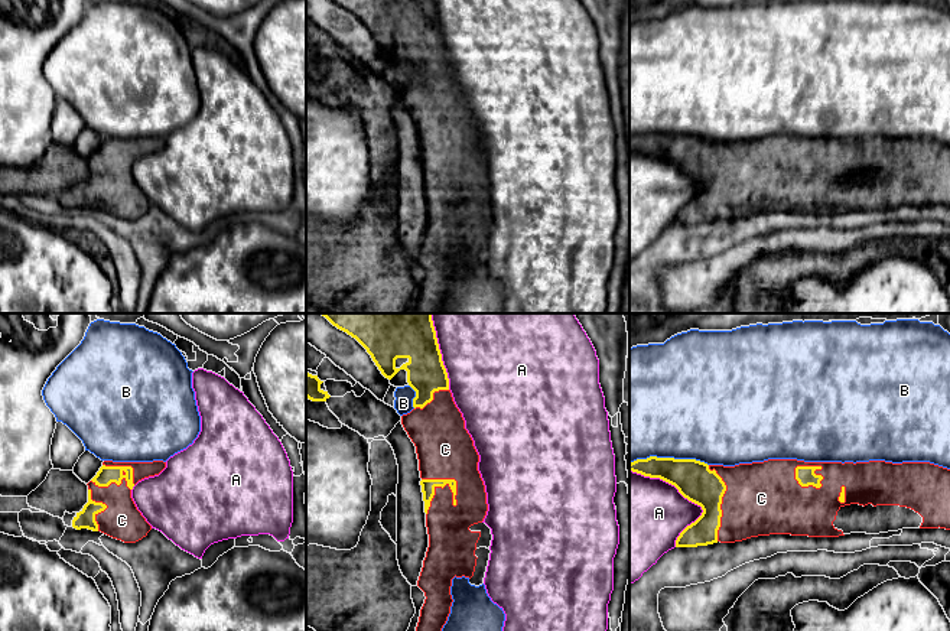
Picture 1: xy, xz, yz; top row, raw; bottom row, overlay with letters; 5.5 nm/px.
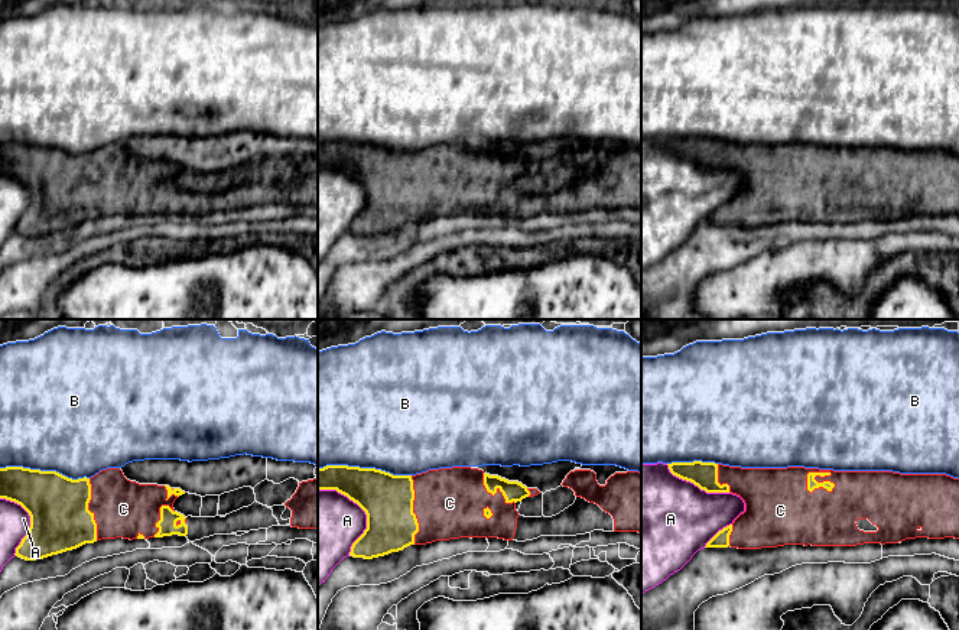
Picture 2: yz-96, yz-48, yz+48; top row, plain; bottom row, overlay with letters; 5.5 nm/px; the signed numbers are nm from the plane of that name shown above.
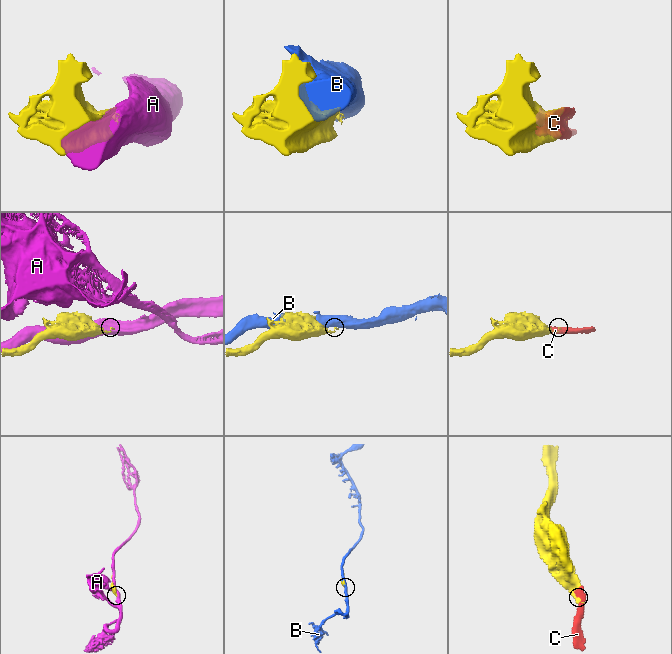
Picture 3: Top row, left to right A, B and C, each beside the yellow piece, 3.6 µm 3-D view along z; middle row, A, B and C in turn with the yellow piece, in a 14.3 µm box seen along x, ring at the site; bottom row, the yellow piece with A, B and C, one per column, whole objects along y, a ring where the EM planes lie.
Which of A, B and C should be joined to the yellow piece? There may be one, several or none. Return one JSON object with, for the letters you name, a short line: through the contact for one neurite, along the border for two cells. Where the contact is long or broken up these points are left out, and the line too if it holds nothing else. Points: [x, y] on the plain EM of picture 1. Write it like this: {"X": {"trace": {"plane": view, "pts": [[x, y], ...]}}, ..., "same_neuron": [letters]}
{"same_neuron": ["C"]}

